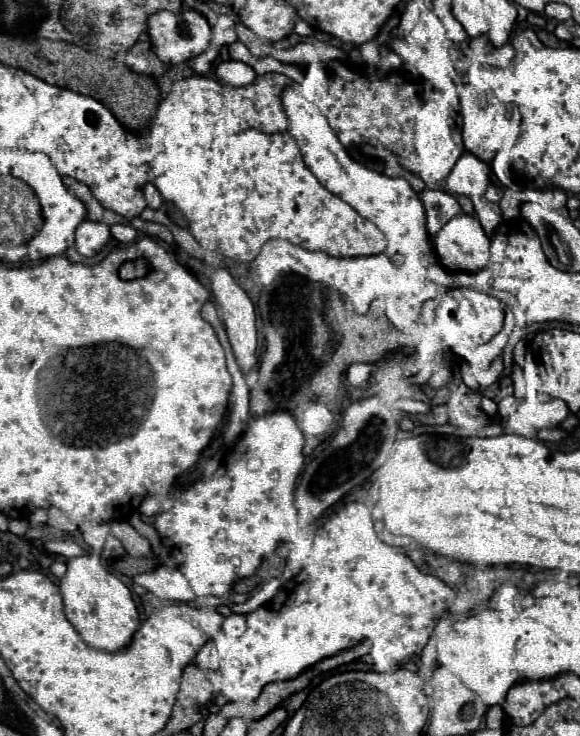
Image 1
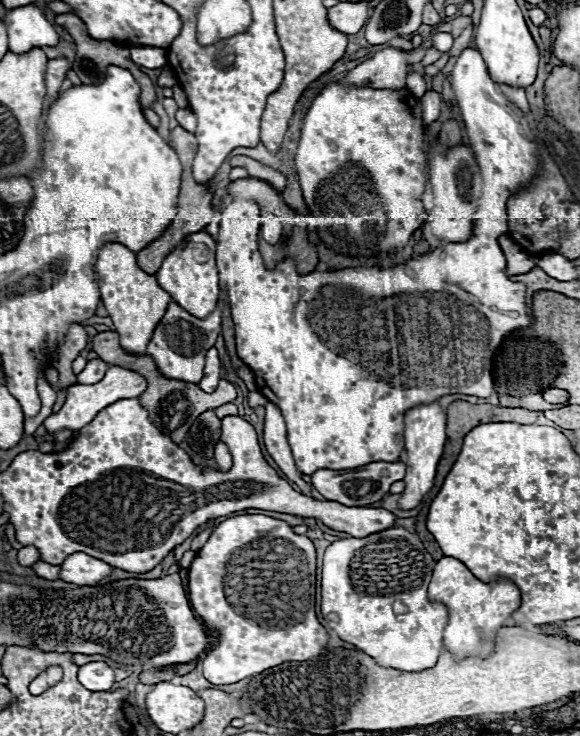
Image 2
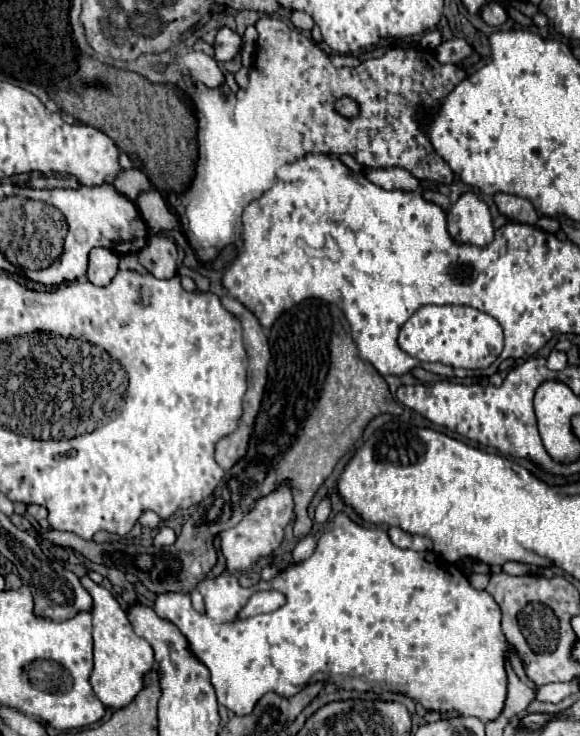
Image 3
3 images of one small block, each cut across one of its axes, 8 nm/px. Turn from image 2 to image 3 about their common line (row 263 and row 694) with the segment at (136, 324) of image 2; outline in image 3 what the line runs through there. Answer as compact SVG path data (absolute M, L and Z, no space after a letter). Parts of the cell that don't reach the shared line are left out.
M84 576L80 582L92 596L90 612L94 620L94 668L90 674L90 684L104 706L124 708L144 688L144 674L154 668L154 650L144 638L134 632L126 610L106 588L94 584L88 576Z

